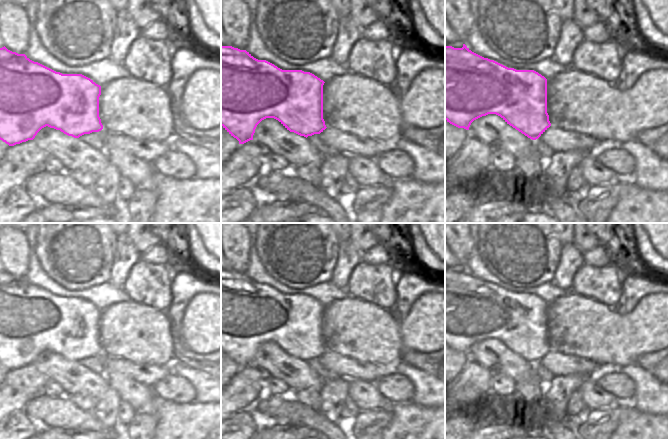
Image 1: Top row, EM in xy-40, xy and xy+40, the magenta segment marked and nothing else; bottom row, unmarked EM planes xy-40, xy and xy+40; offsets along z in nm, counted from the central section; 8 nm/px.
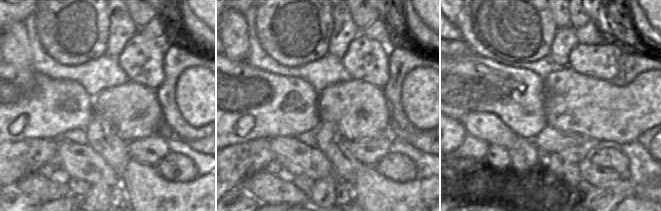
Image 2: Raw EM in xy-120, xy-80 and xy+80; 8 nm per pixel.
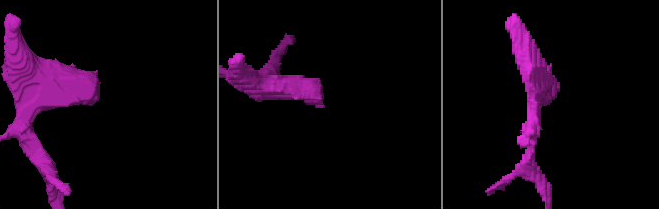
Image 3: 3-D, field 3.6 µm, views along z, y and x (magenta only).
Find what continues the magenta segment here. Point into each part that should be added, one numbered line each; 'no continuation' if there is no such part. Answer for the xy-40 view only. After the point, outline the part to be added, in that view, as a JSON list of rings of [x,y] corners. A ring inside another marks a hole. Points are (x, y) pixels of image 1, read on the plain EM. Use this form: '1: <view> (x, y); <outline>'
no continuation

